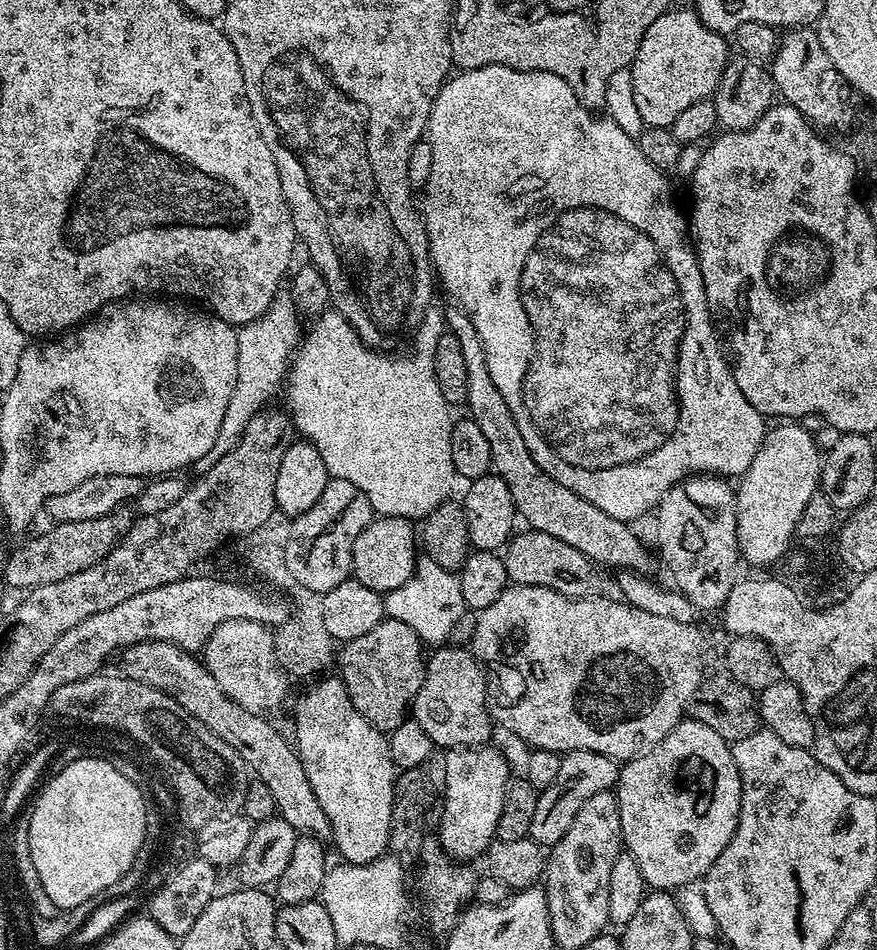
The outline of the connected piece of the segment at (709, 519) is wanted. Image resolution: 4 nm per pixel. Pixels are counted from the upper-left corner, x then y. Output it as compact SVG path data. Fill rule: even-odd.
M693 474L675 484L654 509L656 544L672 575L671 583L697 610L723 609L738 579L736 563L742 557L736 537L736 494L728 484L718 476Z

